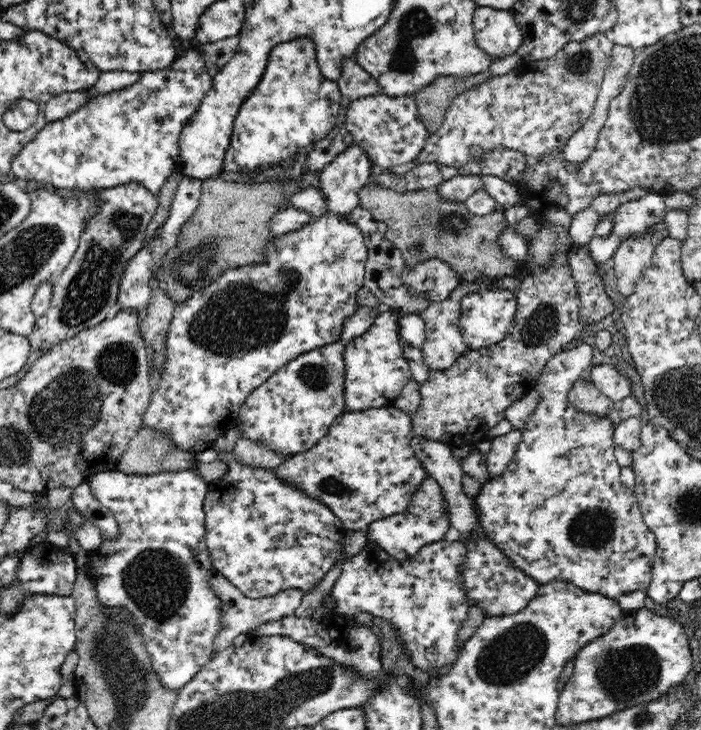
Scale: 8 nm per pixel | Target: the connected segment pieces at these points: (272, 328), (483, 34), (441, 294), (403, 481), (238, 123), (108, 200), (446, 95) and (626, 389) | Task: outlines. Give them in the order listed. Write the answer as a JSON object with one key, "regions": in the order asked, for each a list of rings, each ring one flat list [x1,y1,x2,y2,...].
{"regions":[[[353,144,346,148,344,152,341,152,338,156,334,157,321,171,320,173,320,185,319,189,325,194,327,211,308,224,302,226,298,230,286,233,272,239,264,248,264,261,262,264,252,264,234,268,230,270,224,270,220,274,220,278,210,286,194,292,191,297,187,297,182,300,182,303,178,304,174,311,172,322,170,322,170,330,168,330,168,336,165,338,165,363,161,367,151,366,150,363,150,378,149,383,152,385,152,400,144,412,142,420,143,424,151,430,158,430,167,434,176,448,187,450,188,452,204,451,211,447,212,442,220,434,224,434,228,429,237,426,237,416,240,407,246,398,250,396,252,392,262,383,270,378,278,369,282,369,291,360,294,360,297,355,301,355,305,352,310,352,315,348,321,347,325,344,332,344,340,341,340,335,342,335,342,328,346,322,346,318,353,316,360,306,357,300,358,290,364,287,365,279,365,267,367,264,367,243,362,237,362,231,358,230,358,227,354,226,354,223,346,221,346,216,350,216,352,208,356,208,360,204,359,193,364,186,369,184,369,178,371,175,371,169,373,165,370,162,367,152,362,150,361,146]],[[477,6,473,14,473,27,477,45,486,55,504,58,516,53,522,44,522,31,510,10,498,10,487,6]],[[426,260,418,266,408,268,405,264,402,272,402,285,408,292,428,297,428,301,442,302,462,283,454,268,446,261]],[[394,404,348,411,333,420,326,436,310,450,292,455,274,469,275,475,285,484,293,484,308,496,320,500,342,521,346,530,363,531,373,522,403,513,409,507,414,491,428,477,411,447,412,434,411,416]],[[305,36,279,44,272,48,268,64,259,80,258,86,246,100,242,100,238,114,234,116,234,128,230,134,230,146,226,148,223,174,249,172,263,164,286,164,298,154,300,148,307,150,316,141,322,140,332,128,336,127,340,114,342,95,336,81,328,80,317,63,314,43]],[[131,182,120,186,98,189,96,197,100,199,100,212,84,222,84,226,82,226,84,232,80,236,80,242,78,242,78,248,74,252,72,261,54,279,51,307,43,314,44,316,36,318,34,332,27,337,31,351,27,358,26,368,30,368,30,364,34,364,35,360,38,360,45,351,50,350,54,345,60,344,60,342,64,342,64,340,68,340,68,338,72,338,76,334,93,328,106,320,110,320,120,310,120,308,116,308,116,303,119,302,119,287,128,262,134,258,136,252,146,242,148,222,158,212,158,194,151,193,150,189,144,187,142,183]],[[440,75,413,94,420,118,430,136,441,127,444,112,456,98,456,92,462,90,460,82,462,80,456,82,454,75]],[[602,363,592,367,589,372,590,381,614,403,633,396,633,374,630,371,627,371,627,375,622,374,622,371,618,371,612,365]]]}

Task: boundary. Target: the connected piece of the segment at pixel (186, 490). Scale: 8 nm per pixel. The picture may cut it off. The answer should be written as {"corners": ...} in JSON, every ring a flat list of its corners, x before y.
{"corners":[[196,467,182,469,181,471,162,471,159,473,151,473,150,475,133,475,126,474,122,471,106,471,99,472,92,476,88,481,91,492,102,503,105,509,110,510,115,516,116,522,120,527,119,536,114,540,103,539,102,544,98,549,88,551,90,560,90,574,89,578,94,582,96,589,97,600,102,605,110,605,112,607,122,607,130,612,134,617,136,624,144,639,144,644,149,654,152,668,158,675,160,682,170,690,178,691,184,684,190,682,196,673,206,664,212,660,216,651,215,638,221,627,221,602,214,594,213,588,210,586,210,575,213,570,212,559,205,541,205,516,203,504,208,490,208,483,203,479,203,476,198,473]]}

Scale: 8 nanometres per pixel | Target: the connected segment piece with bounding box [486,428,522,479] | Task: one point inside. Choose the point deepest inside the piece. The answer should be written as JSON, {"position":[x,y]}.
{"position":[502,448]}

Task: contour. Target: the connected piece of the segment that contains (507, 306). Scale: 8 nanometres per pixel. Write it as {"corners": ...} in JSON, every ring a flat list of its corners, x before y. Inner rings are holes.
{"corners":[[482,288,461,301,460,333,469,350,480,350,506,338,515,322,517,294,502,288]]}

